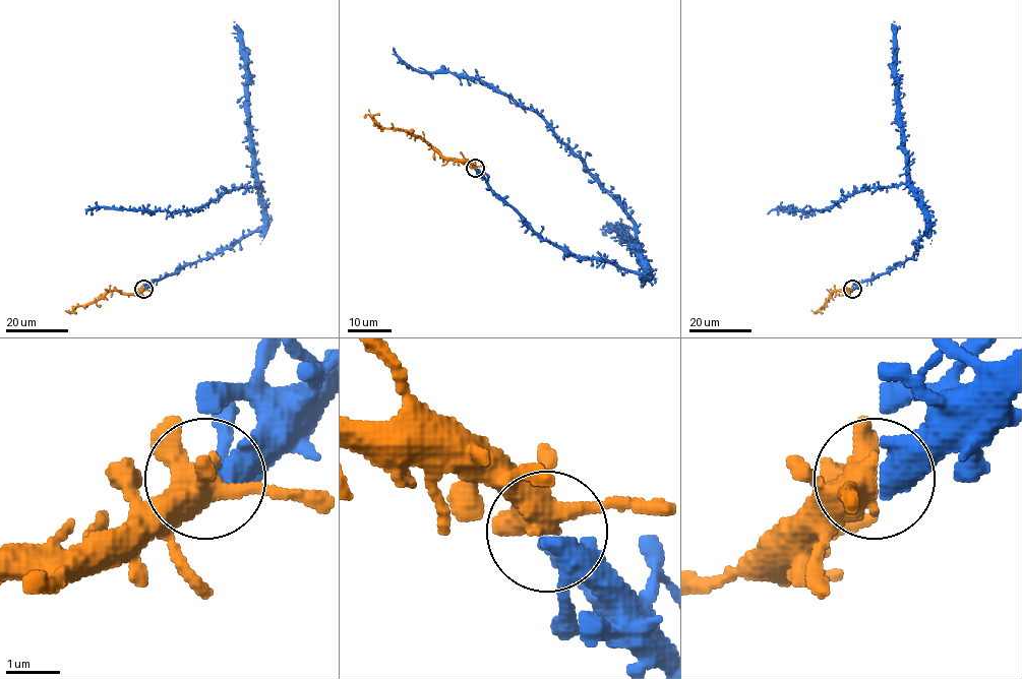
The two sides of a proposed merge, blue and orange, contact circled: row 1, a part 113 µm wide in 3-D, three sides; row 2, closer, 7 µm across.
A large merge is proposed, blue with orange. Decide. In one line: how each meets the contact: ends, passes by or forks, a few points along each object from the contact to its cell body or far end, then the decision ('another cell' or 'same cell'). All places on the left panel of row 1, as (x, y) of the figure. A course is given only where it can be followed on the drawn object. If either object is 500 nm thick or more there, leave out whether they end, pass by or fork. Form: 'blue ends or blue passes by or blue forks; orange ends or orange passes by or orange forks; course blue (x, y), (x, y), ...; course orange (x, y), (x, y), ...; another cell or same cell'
blue passes by; orange forks; course blue (143, 289), (259, 231), (260, 188), (257, 184), (231, 189), (199, 208), (98, 207), (85, 213); course orange (143, 289), (136, 293), (109, 291), (94, 301), (77, 305), (70, 312), (65, 311); same cell

